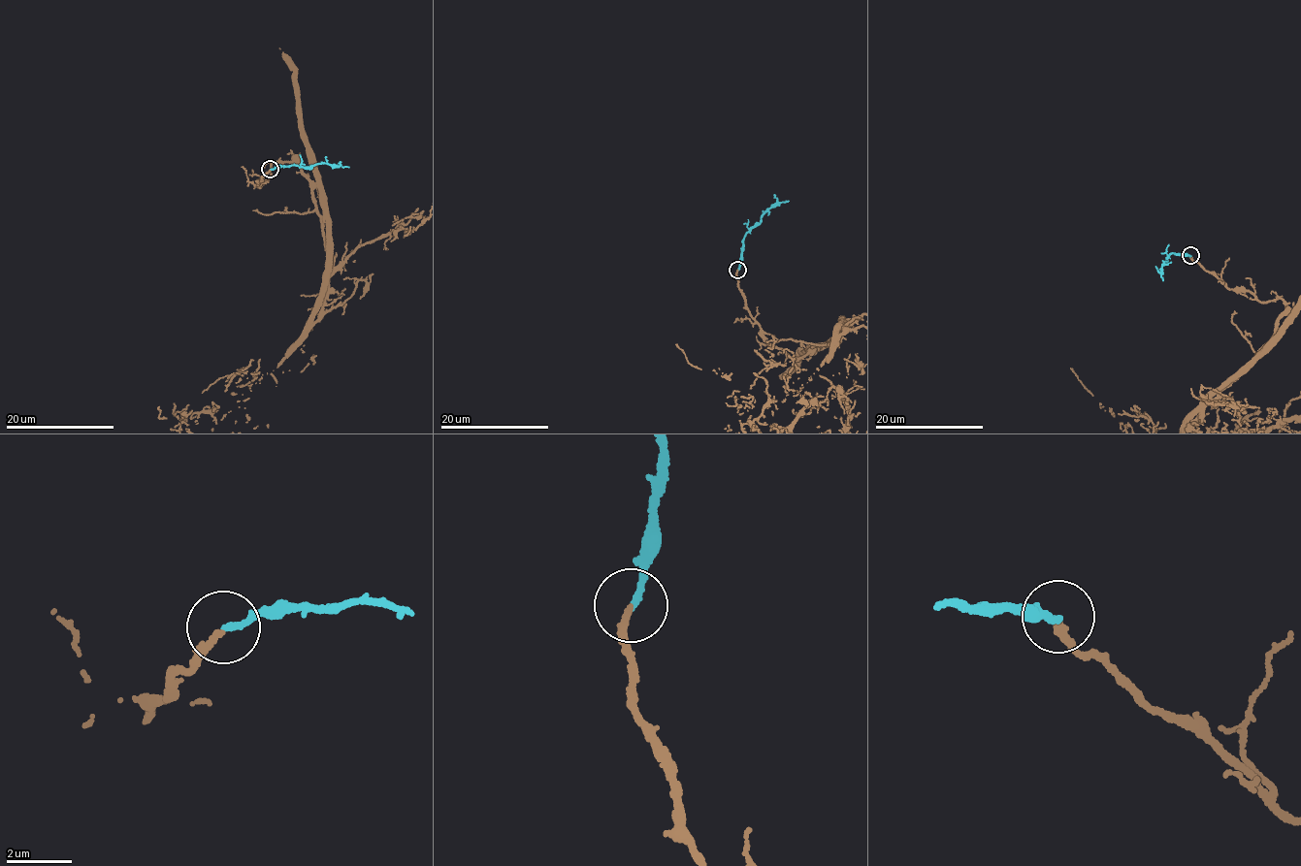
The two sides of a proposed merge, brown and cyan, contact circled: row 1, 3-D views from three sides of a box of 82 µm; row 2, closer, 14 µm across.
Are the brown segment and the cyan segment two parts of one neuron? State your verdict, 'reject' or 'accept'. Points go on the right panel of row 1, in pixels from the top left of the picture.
accept

